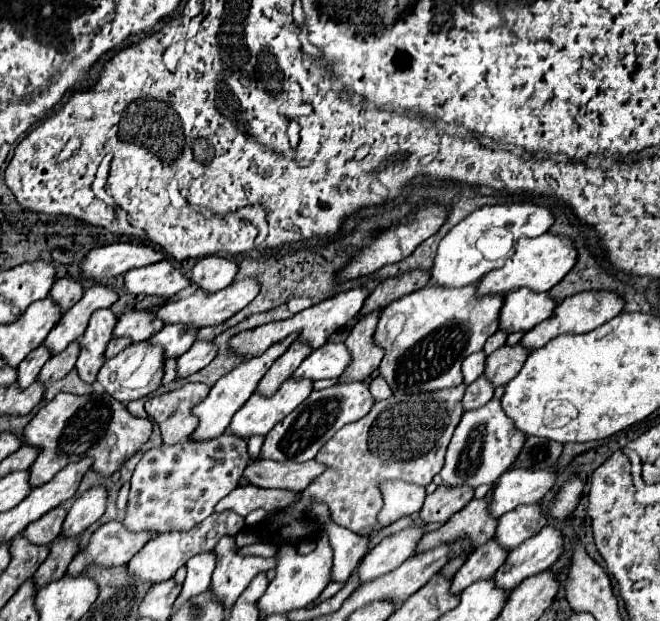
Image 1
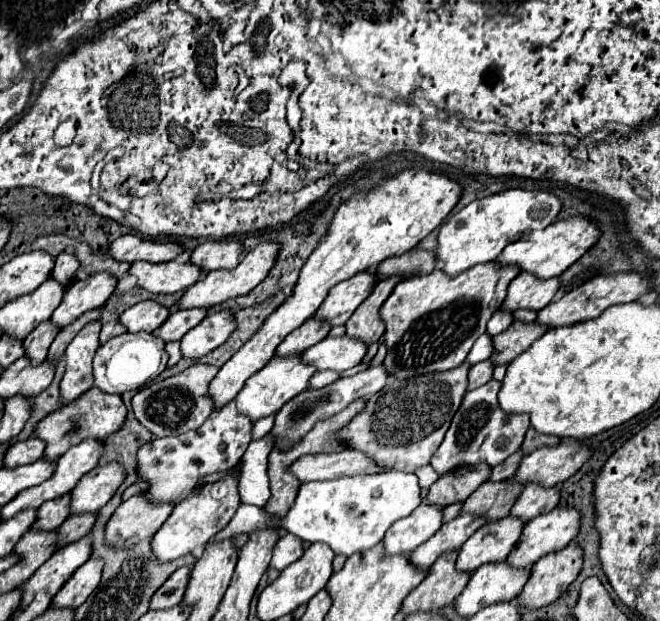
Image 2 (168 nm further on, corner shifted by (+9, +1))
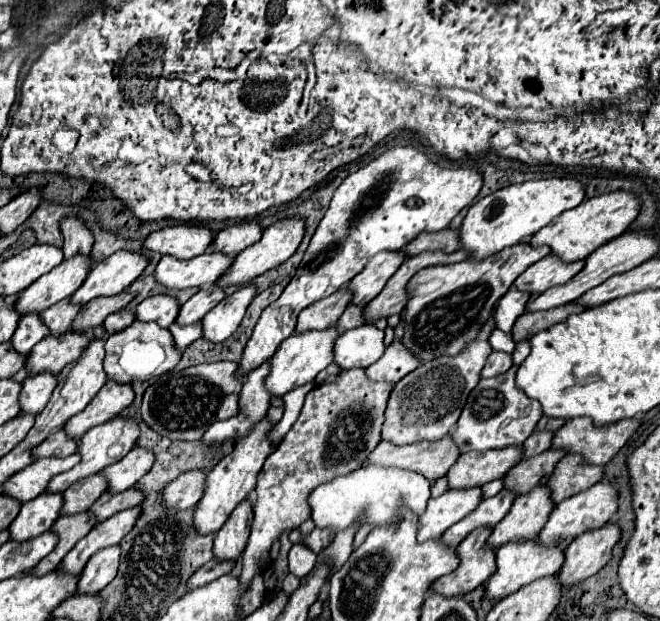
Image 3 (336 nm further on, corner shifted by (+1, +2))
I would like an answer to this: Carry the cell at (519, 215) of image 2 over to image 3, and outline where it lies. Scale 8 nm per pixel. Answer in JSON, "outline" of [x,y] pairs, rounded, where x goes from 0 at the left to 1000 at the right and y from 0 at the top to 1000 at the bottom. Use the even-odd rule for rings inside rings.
{"outline":[[[818,288],[764,301],[709,337],[694,372],[697,401],[703,401],[709,414],[730,420],[748,407],[758,407],[764,398],[791,391],[794,385],[800,391],[812,372],[827,366],[848,343],[876,333],[882,324],[885,298],[873,288]]]}

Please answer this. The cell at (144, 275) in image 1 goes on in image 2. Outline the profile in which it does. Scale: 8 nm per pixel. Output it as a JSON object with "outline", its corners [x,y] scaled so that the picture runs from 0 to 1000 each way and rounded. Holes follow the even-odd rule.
{"outline":[[[270,419],[248,425],[203,422],[197,441],[209,448],[212,464],[230,473],[264,473],[270,467],[282,467],[285,461],[297,457],[306,441],[306,432],[294,428],[291,422],[270,425]]]}

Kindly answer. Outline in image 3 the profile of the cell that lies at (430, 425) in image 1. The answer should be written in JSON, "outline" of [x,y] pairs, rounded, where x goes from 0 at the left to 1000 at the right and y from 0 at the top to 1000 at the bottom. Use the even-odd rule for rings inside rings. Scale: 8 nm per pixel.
{"outline":[[[742,514],[721,549],[715,549],[694,575],[664,575],[636,588],[624,601],[618,601],[609,614],[603,614],[591,633],[585,655],[585,678],[579,684],[579,707],[618,717],[624,710],[667,710],[688,691],[712,630],[727,614],[727,597],[745,568],[739,556],[739,539],[748,530],[748,517]]]}

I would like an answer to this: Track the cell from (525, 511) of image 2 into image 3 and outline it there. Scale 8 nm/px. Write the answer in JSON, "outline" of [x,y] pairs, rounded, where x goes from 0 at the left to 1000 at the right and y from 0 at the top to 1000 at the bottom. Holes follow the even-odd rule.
{"outline":[[[858,733],[839,752],[839,762],[827,775],[827,784],[833,787],[836,807],[852,810],[867,797],[894,787],[900,778],[909,775],[909,768],[912,768],[912,752],[885,749],[882,736],[876,733]]]}

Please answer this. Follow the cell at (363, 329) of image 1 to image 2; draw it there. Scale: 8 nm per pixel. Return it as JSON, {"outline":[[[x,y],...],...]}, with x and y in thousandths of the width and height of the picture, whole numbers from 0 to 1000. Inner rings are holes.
{"outline":[[[591,444],[585,451],[576,451],[570,457],[570,464],[564,467],[564,473],[536,499],[536,506],[527,512],[524,519],[524,538],[533,544],[542,544],[555,554],[567,554],[573,551],[573,544],[582,538],[582,519],[576,512],[576,493],[582,490],[582,483],[591,477],[591,470],[597,467],[597,461],[606,454],[609,448]]]}

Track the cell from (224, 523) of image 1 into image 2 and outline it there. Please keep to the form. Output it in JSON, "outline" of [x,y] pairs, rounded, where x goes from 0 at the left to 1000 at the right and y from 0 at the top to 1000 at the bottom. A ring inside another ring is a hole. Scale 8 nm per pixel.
{"outline":[[[358,757],[345,767],[339,767],[336,773],[324,776],[324,779],[309,779],[309,783],[297,786],[285,802],[279,802],[264,818],[258,834],[233,860],[230,886],[233,886],[236,899],[245,905],[258,905],[258,902],[267,902],[279,892],[288,892],[297,886],[303,889],[318,873],[318,866],[324,860],[330,860],[336,850],[342,850],[342,844],[348,841],[348,834],[355,831],[361,815],[364,815],[364,799],[361,799],[361,763],[358,763]]]}

